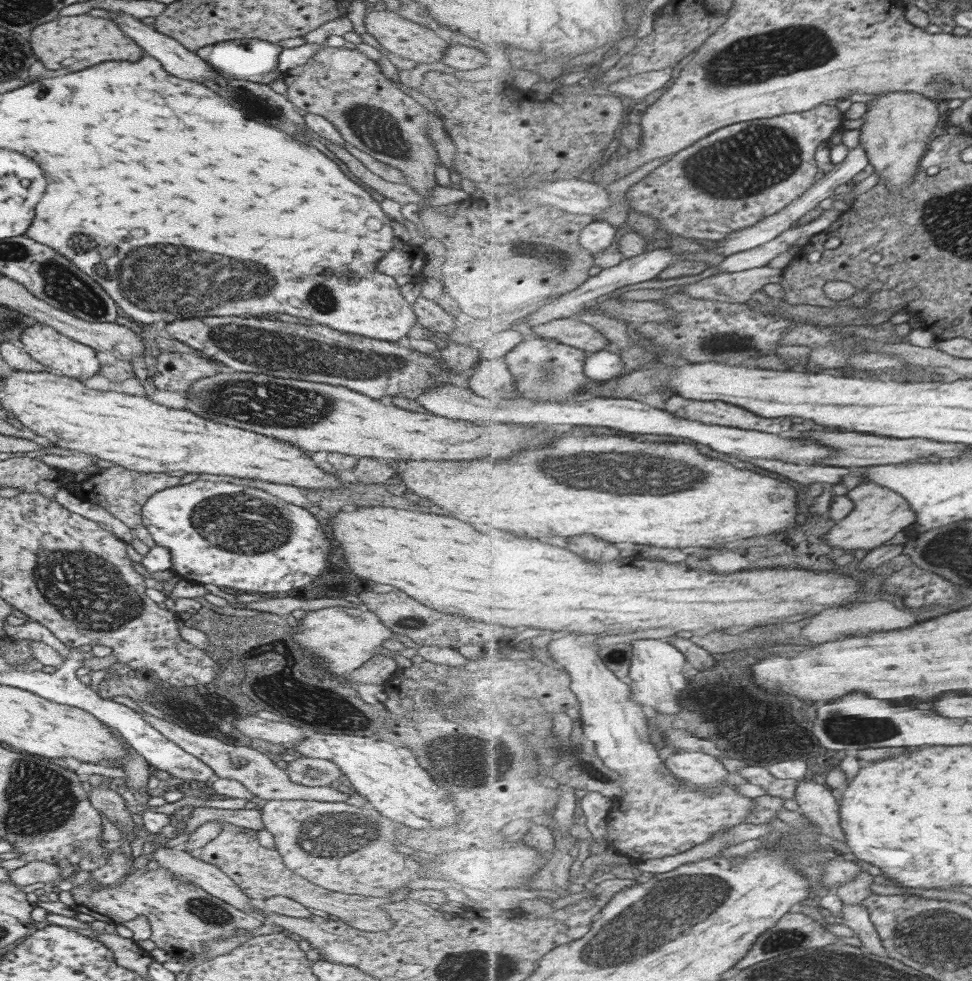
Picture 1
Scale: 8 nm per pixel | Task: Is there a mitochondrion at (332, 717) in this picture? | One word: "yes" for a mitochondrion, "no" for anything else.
no

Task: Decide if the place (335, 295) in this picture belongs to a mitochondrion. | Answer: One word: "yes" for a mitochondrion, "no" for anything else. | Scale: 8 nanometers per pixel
yes

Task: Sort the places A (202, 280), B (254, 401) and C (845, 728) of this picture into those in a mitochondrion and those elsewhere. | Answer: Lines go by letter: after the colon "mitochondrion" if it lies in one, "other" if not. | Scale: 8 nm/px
A: mitochondrion
B: mitochondrion
C: mitochondrion

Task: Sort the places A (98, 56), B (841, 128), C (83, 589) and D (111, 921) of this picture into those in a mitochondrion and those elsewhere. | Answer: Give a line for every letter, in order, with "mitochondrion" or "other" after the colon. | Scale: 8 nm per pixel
A: other
B: other
C: mitochondrion
D: other

